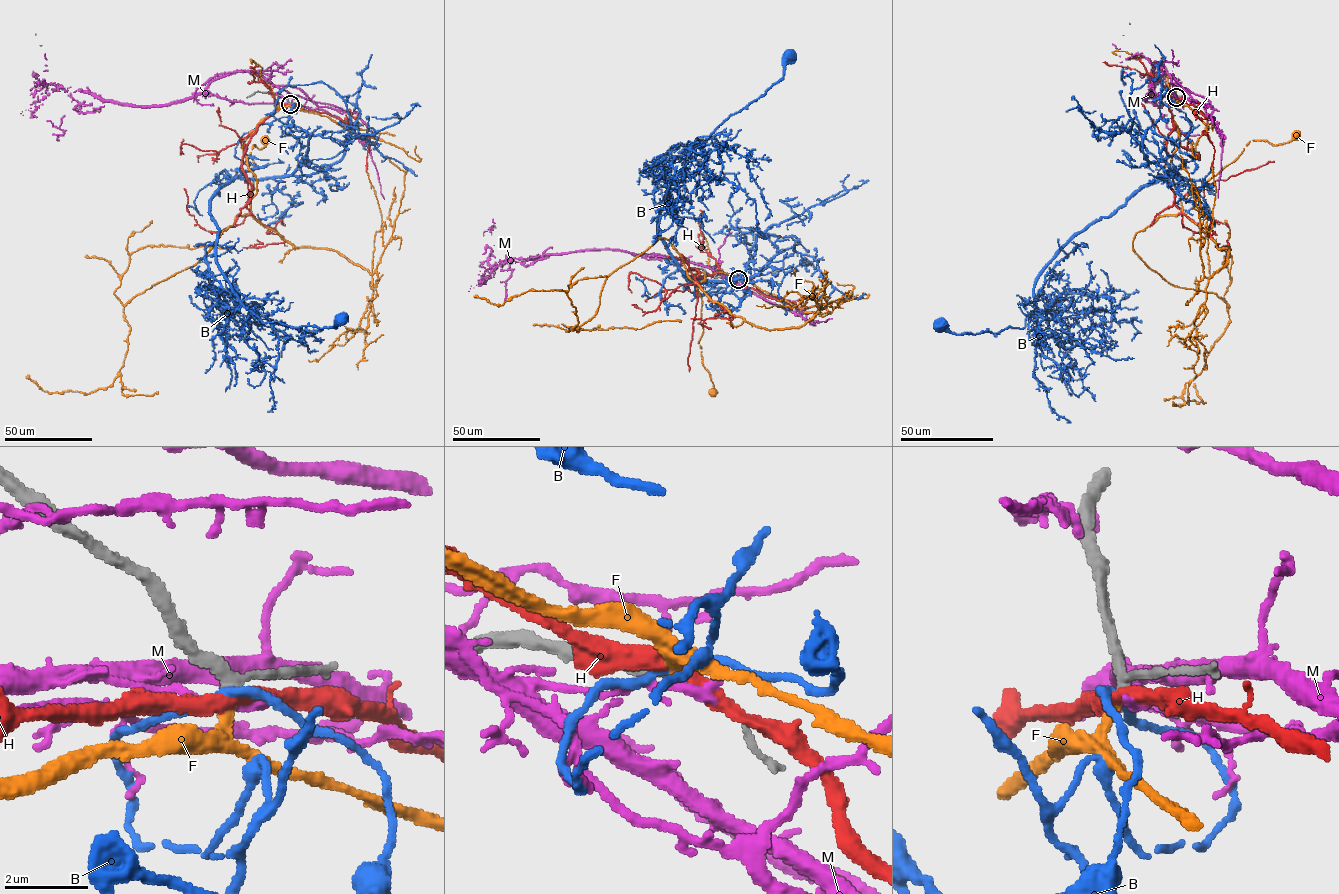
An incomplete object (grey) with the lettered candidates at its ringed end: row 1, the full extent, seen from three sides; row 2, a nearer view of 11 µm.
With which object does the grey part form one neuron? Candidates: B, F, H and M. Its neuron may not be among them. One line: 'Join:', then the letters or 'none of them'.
Join: F

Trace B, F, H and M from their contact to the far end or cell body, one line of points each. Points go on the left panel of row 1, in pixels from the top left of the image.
B: (290, 104), (239, 138), (234, 156), (266, 166), (211, 201), (216, 263), (262, 322), (334, 327), (339, 317)
F: (290, 104), (265, 117), (244, 142), (257, 181), (249, 200), (251, 148), (261, 149), (265, 139)
H: (291, 104), (259, 124), (246, 148), (242, 166), (251, 195), (242, 223), (205, 230), (189, 214), (184, 188)
M: (290, 104), (206, 93), (135, 105), (36, 82), (43, 85), (33, 94), (35, 116), (52, 125)

